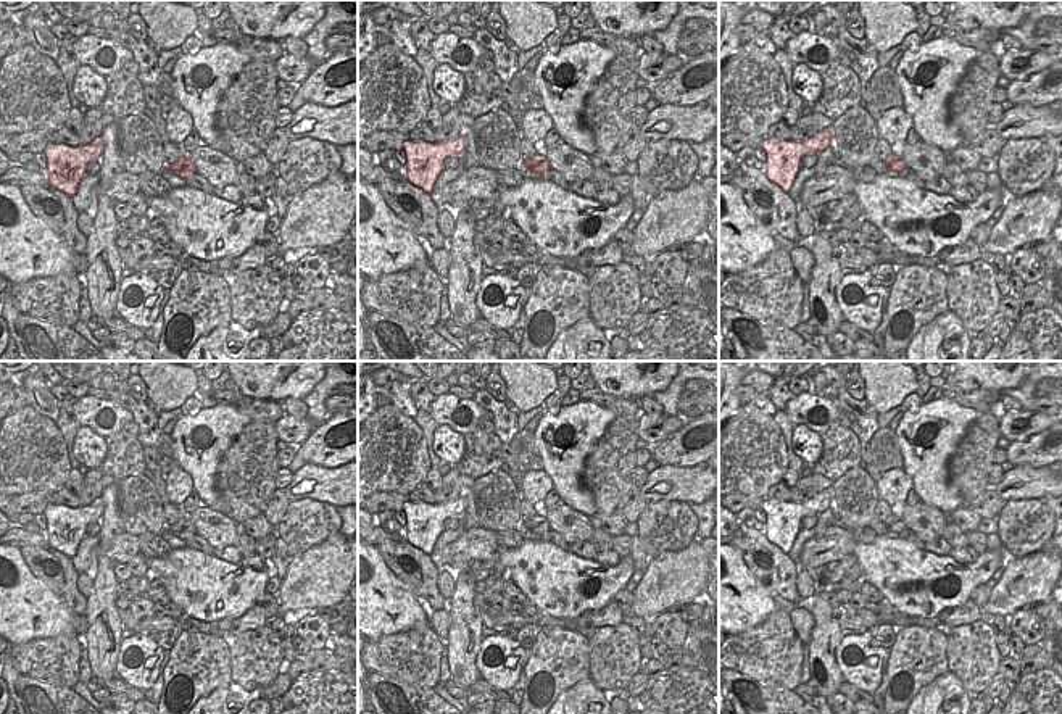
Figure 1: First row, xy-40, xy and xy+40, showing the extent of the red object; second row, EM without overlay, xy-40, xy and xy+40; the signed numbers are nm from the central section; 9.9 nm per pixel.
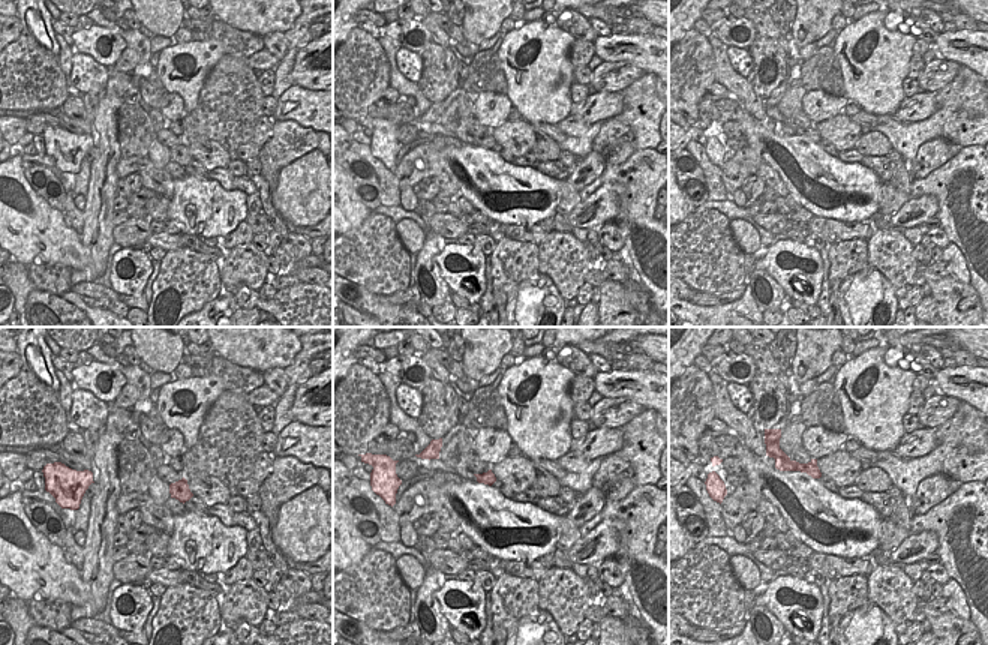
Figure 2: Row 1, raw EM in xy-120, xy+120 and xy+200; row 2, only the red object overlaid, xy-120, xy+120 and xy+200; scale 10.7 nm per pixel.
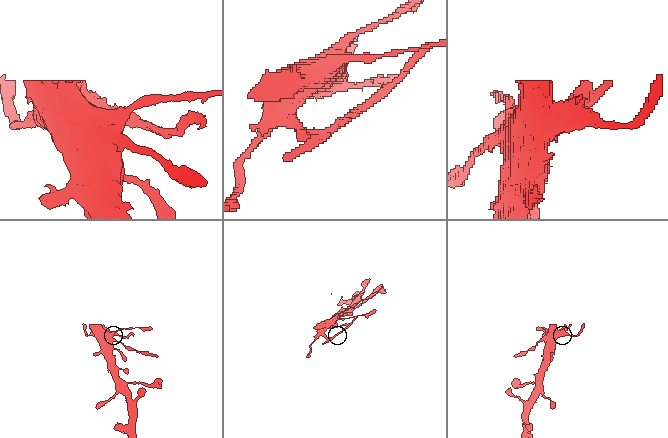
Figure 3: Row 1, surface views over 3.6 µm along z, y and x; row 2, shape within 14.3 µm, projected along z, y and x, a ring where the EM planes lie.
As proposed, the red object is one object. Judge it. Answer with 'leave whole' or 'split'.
split

